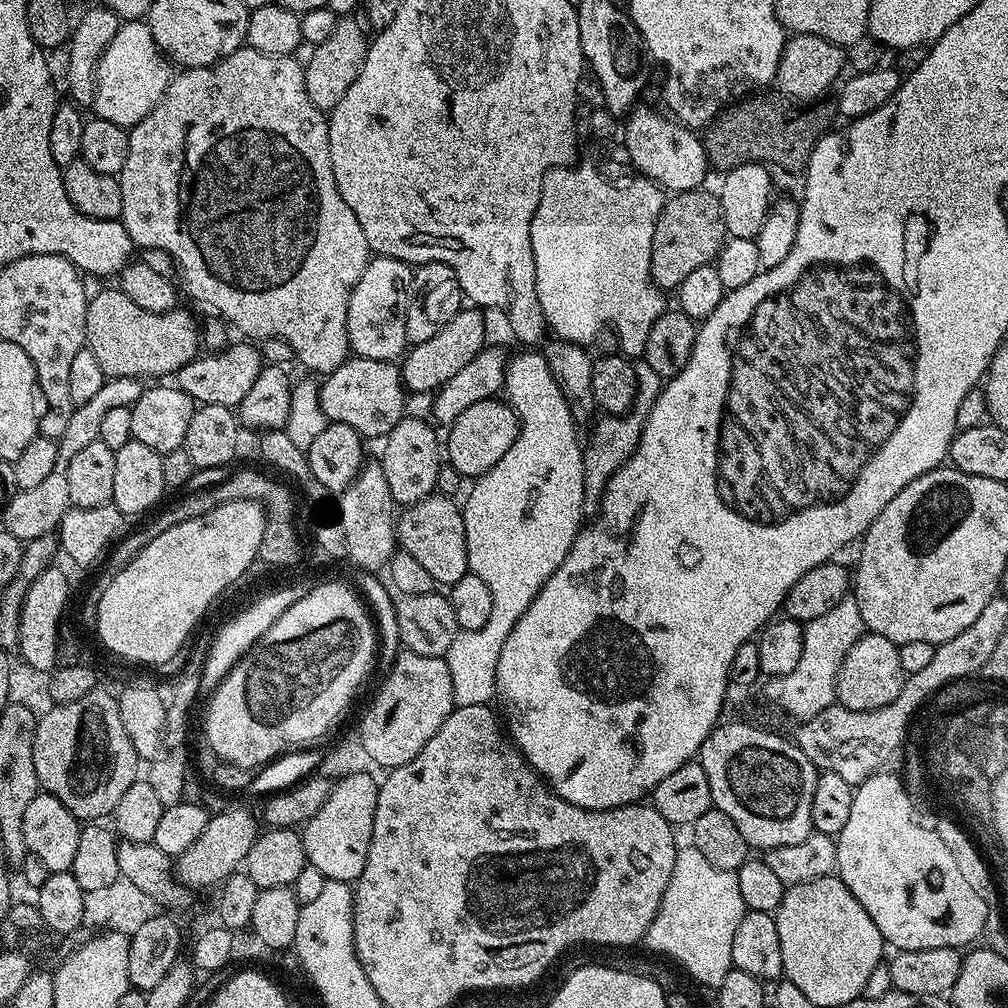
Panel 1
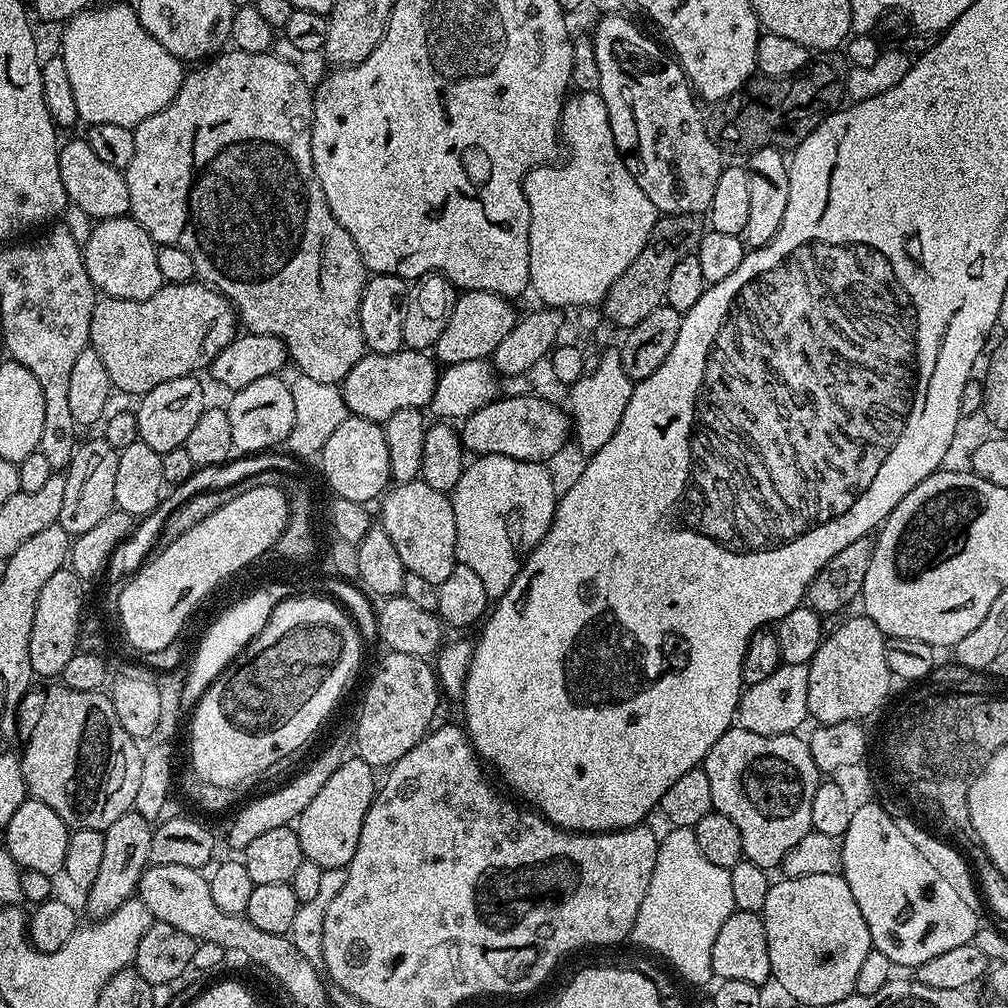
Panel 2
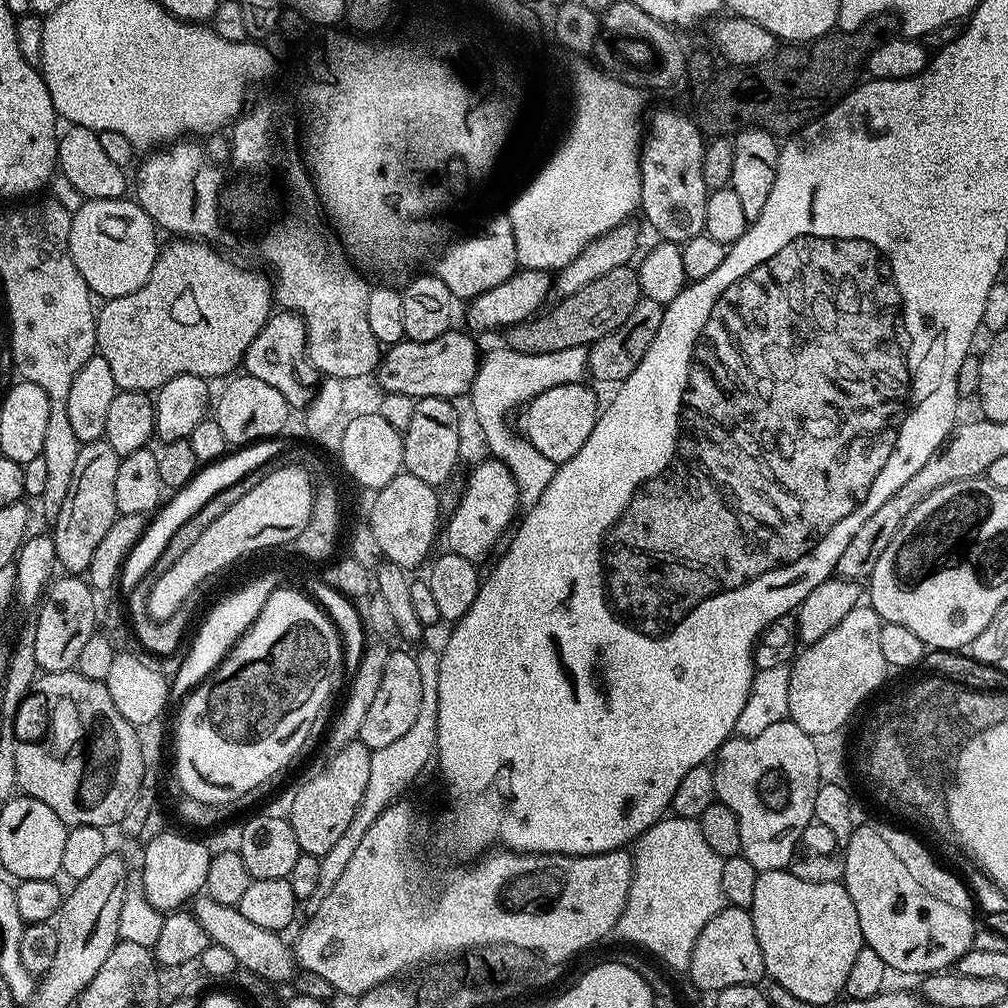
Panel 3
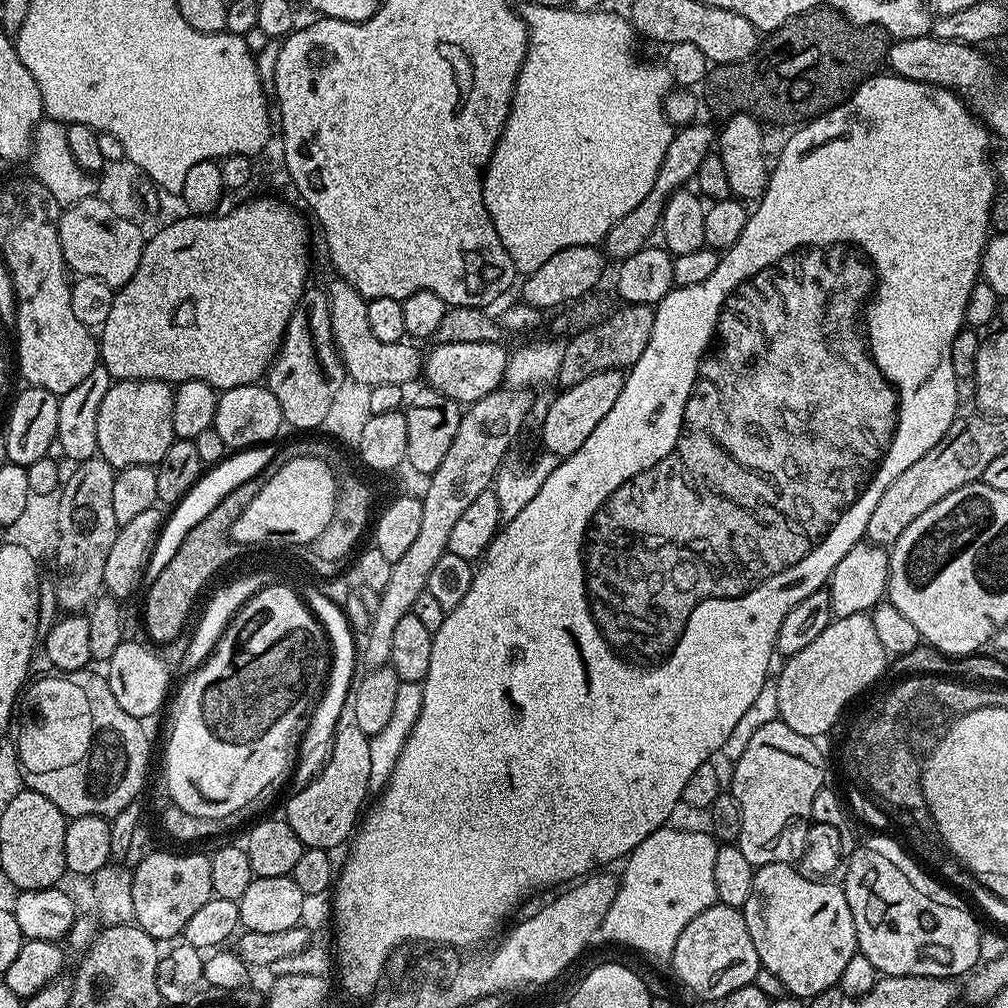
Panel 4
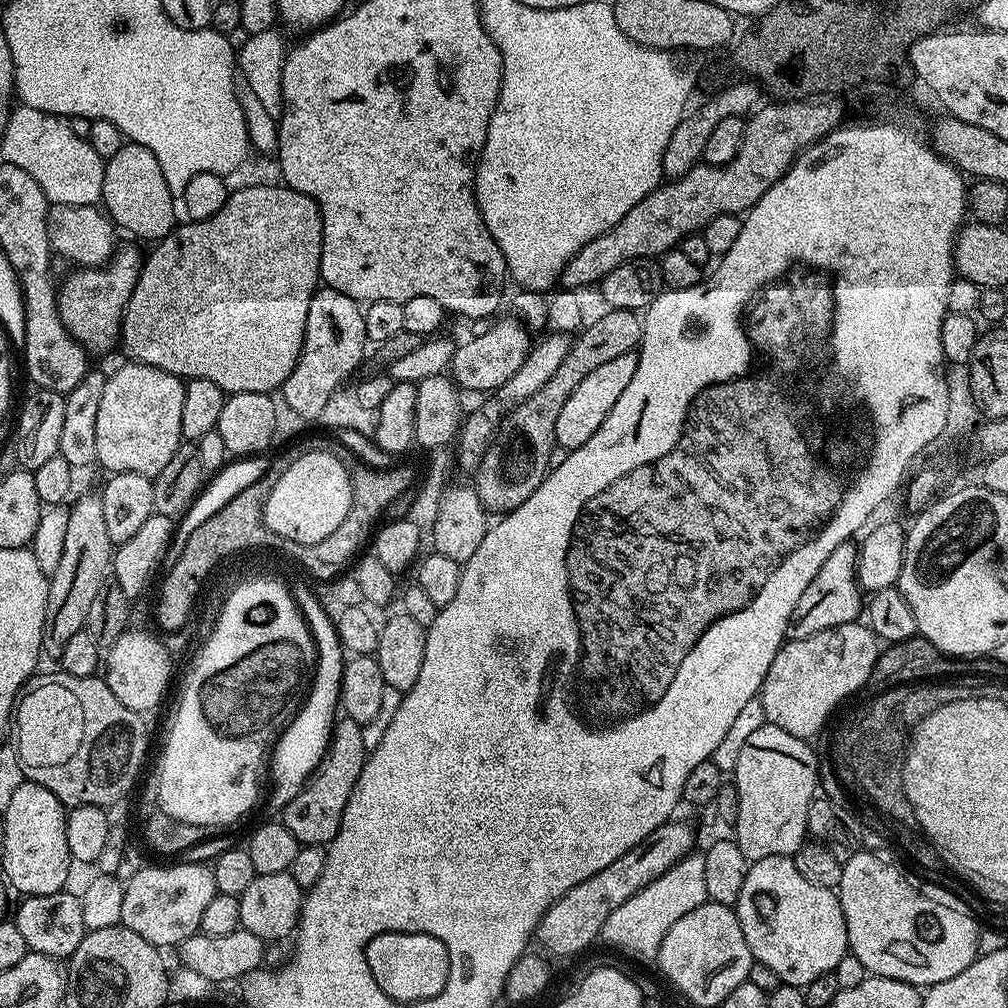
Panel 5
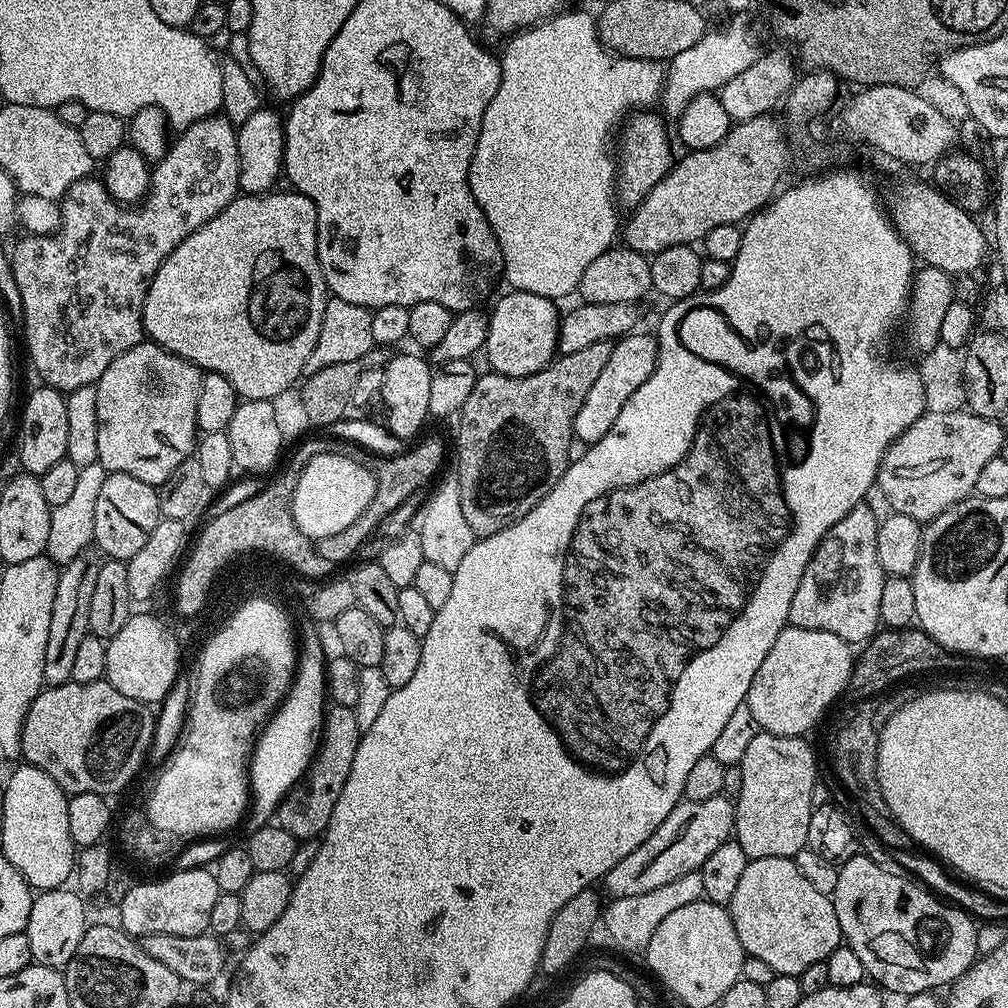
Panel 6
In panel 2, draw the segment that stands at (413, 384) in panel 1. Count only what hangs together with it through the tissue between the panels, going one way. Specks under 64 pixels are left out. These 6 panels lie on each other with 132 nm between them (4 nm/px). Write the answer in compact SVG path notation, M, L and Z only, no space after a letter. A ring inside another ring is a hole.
M461 291L454 302L454 310L450 314L450 322L446 322L446 330L438 334L438 342L434 356L441 365L483 360L491 357L492 351L514 330L518 319L518 311L511 299L493 292Z

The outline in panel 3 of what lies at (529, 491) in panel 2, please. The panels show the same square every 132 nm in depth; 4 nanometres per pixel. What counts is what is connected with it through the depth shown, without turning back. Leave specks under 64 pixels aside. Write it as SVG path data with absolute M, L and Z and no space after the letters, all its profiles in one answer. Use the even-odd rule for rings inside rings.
M500 460L482 461L469 474L468 485L465 486L452 517L449 520L447 517L447 551L467 560L480 562L484 555L488 556L491 553L494 544L513 527L517 519L516 508L520 507L518 486L515 485L514 475L508 469L508 464ZM512 519L514 519L513 524Z

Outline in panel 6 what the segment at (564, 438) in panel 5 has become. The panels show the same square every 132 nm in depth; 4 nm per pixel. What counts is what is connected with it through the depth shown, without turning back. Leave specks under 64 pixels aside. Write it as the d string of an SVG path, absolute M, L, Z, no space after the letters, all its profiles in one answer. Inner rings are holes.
M633 331L613 343L610 358L606 362L606 366L602 366L602 374L598 374L594 386L590 386L586 398L582 398L582 406L578 406L572 434L579 443L581 440L584 446L596 444L607 432L612 430L618 414L622 414L622 406L626 406L626 402L634 394L634 390L638 390L638 386L642 386L642 382L646 382L646 378L650 378L650 374L654 374L656 337L649 333L647 336L646 333L640 331Z

